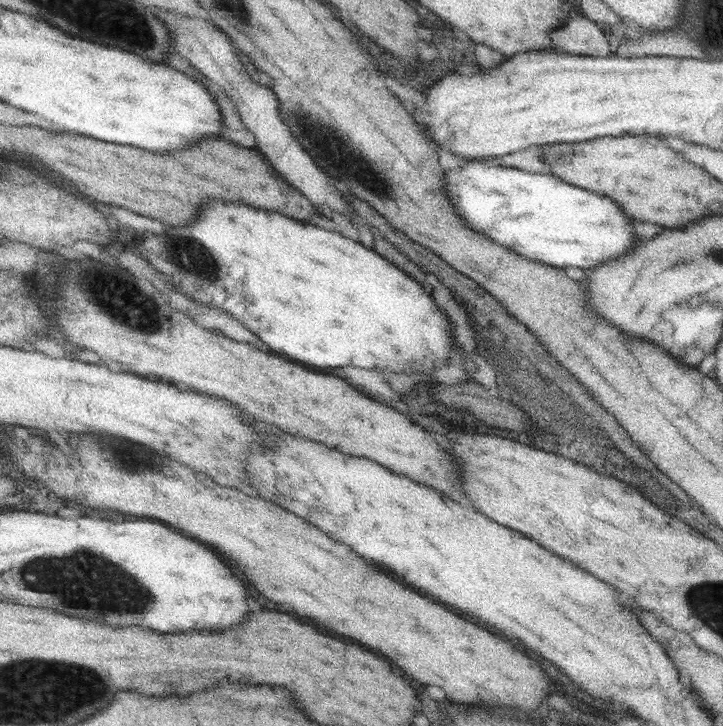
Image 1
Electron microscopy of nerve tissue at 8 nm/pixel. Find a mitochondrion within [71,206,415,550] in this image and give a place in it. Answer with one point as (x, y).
(196, 262)

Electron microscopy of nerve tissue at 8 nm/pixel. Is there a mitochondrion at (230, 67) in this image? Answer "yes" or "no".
no

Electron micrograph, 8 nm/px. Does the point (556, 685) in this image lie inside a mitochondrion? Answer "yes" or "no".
no

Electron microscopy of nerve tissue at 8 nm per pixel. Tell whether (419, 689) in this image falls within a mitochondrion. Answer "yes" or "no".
no

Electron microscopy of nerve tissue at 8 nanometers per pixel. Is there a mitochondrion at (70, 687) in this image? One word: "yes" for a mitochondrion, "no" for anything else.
yes

